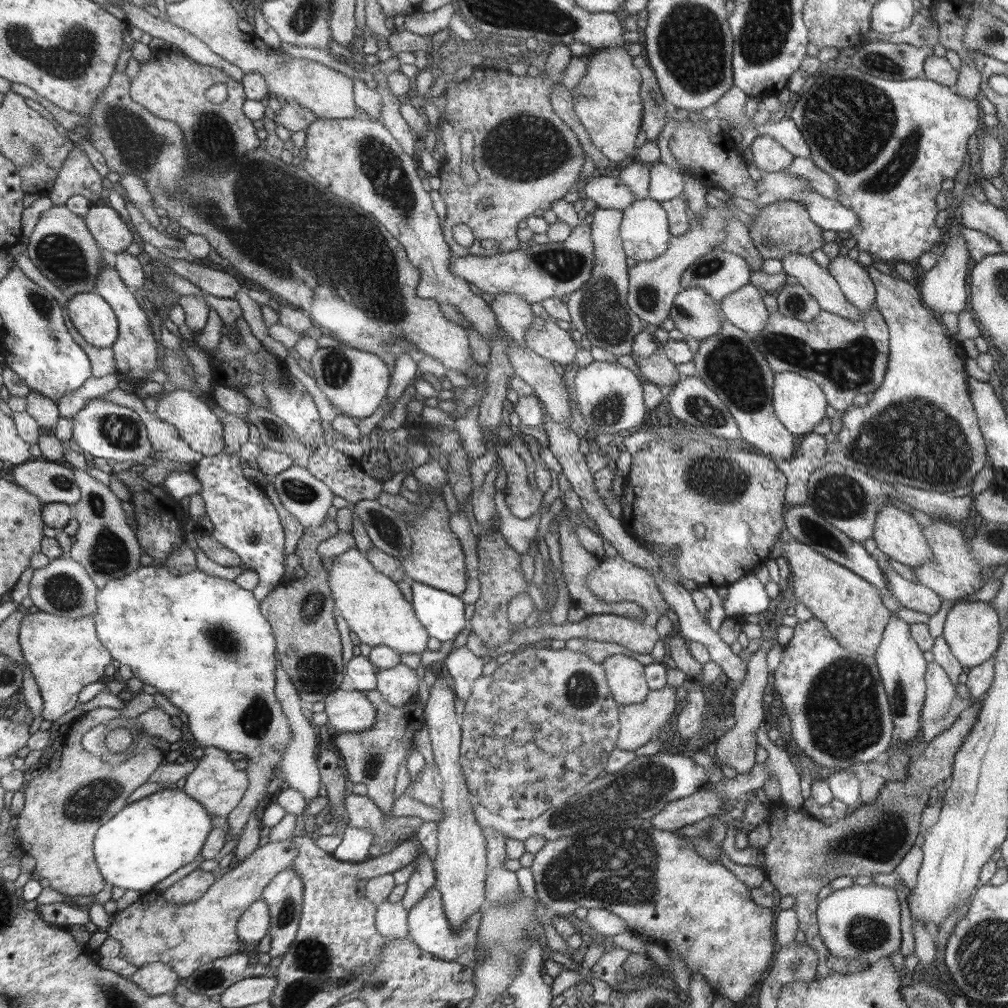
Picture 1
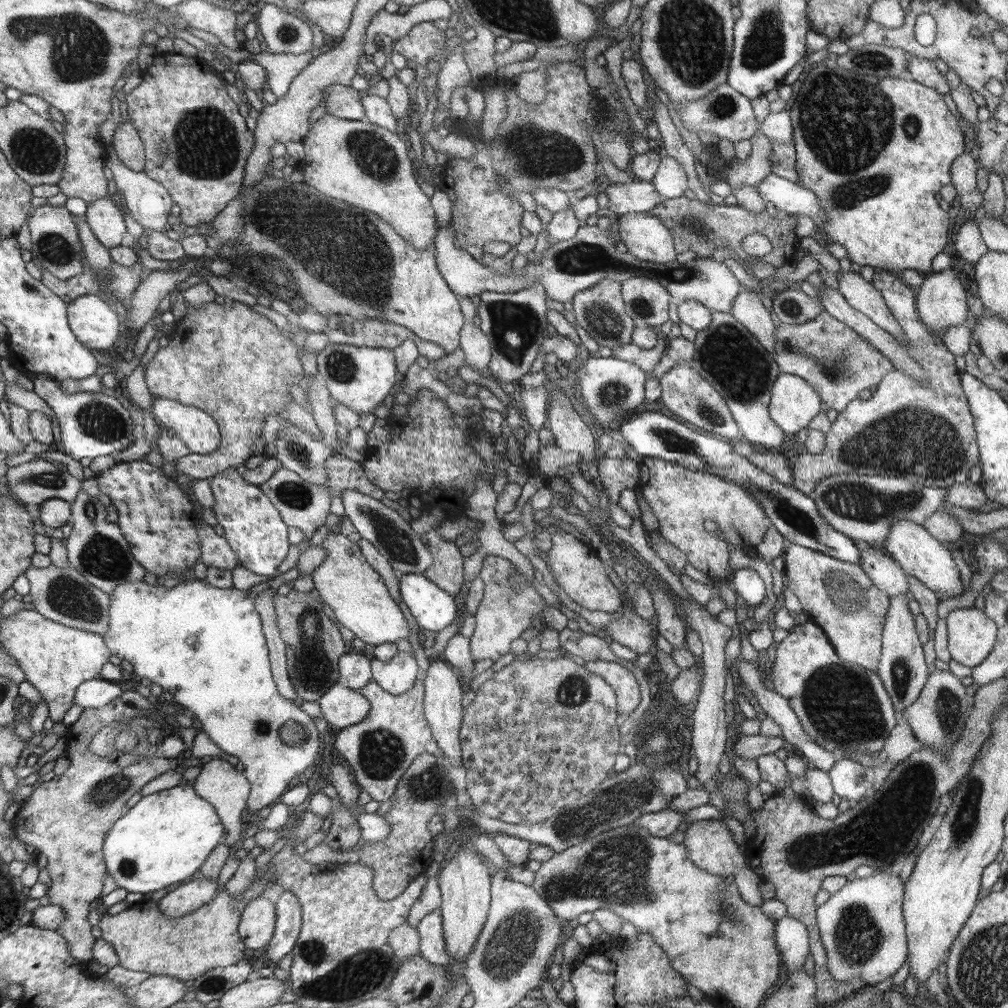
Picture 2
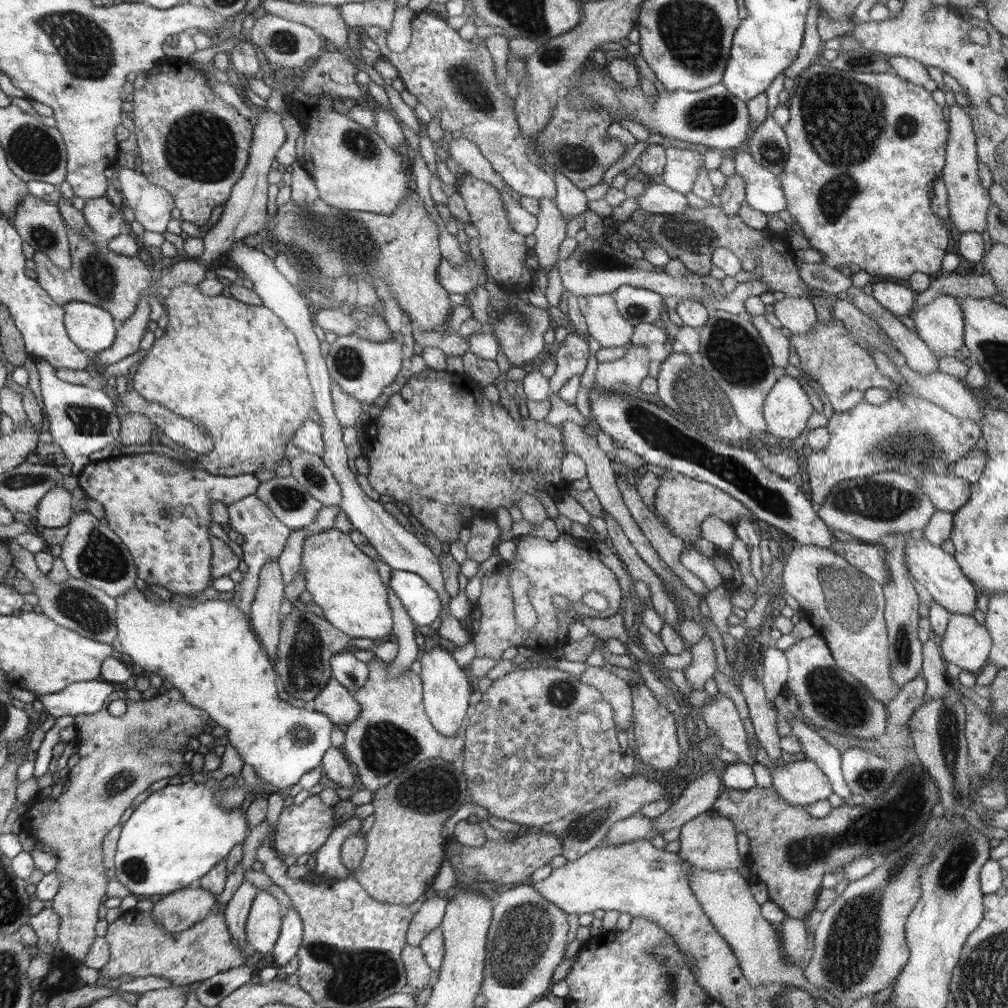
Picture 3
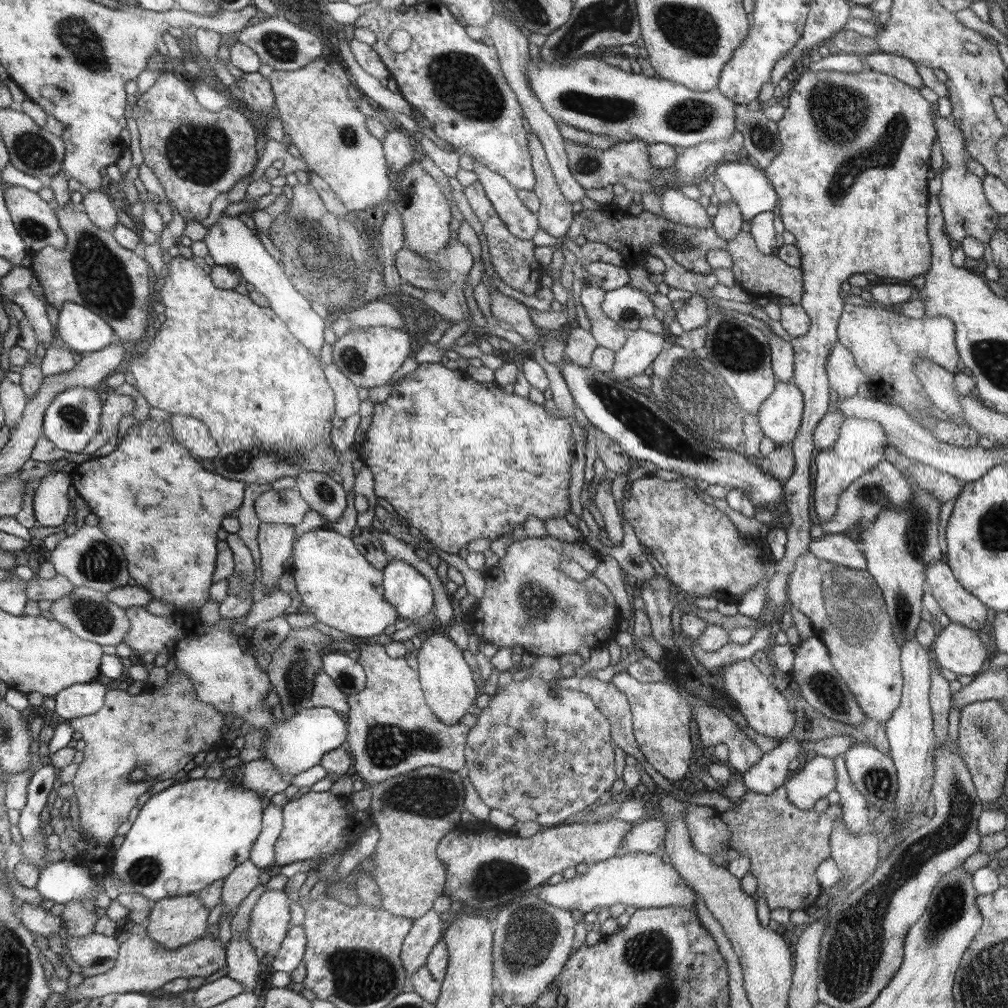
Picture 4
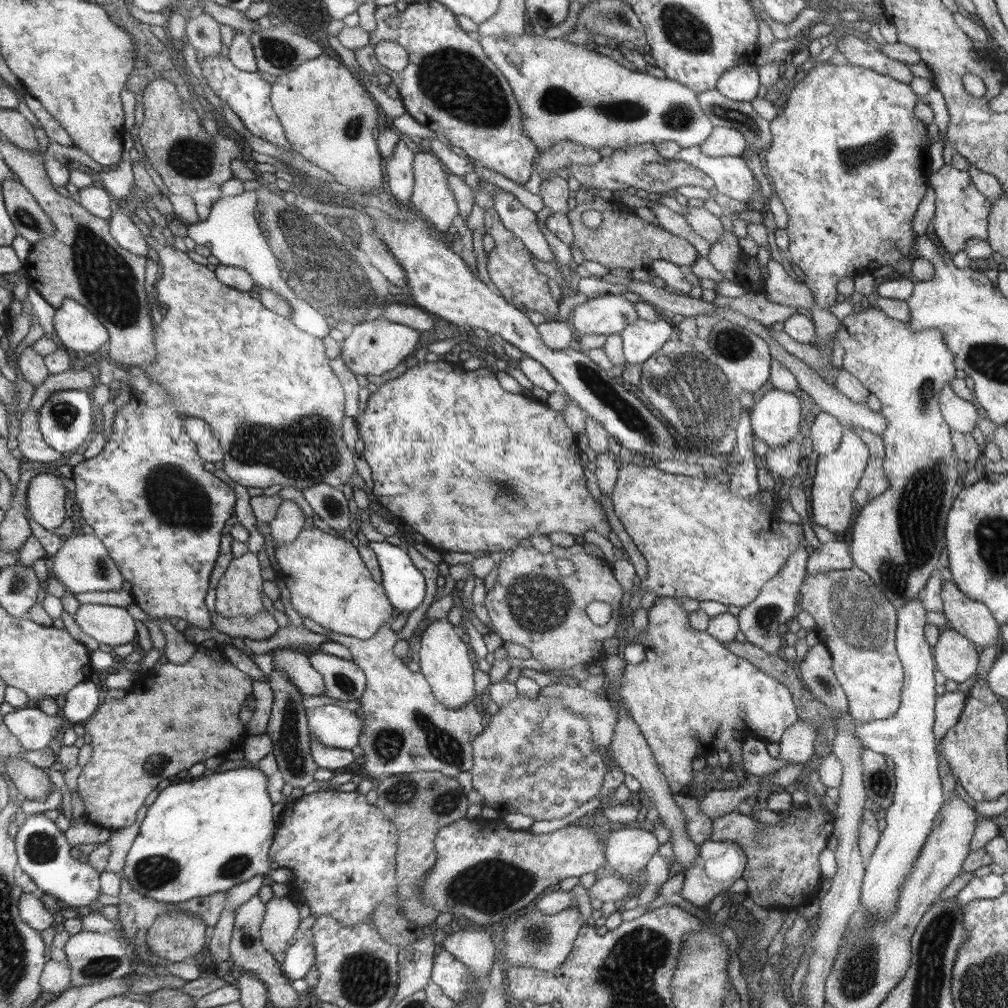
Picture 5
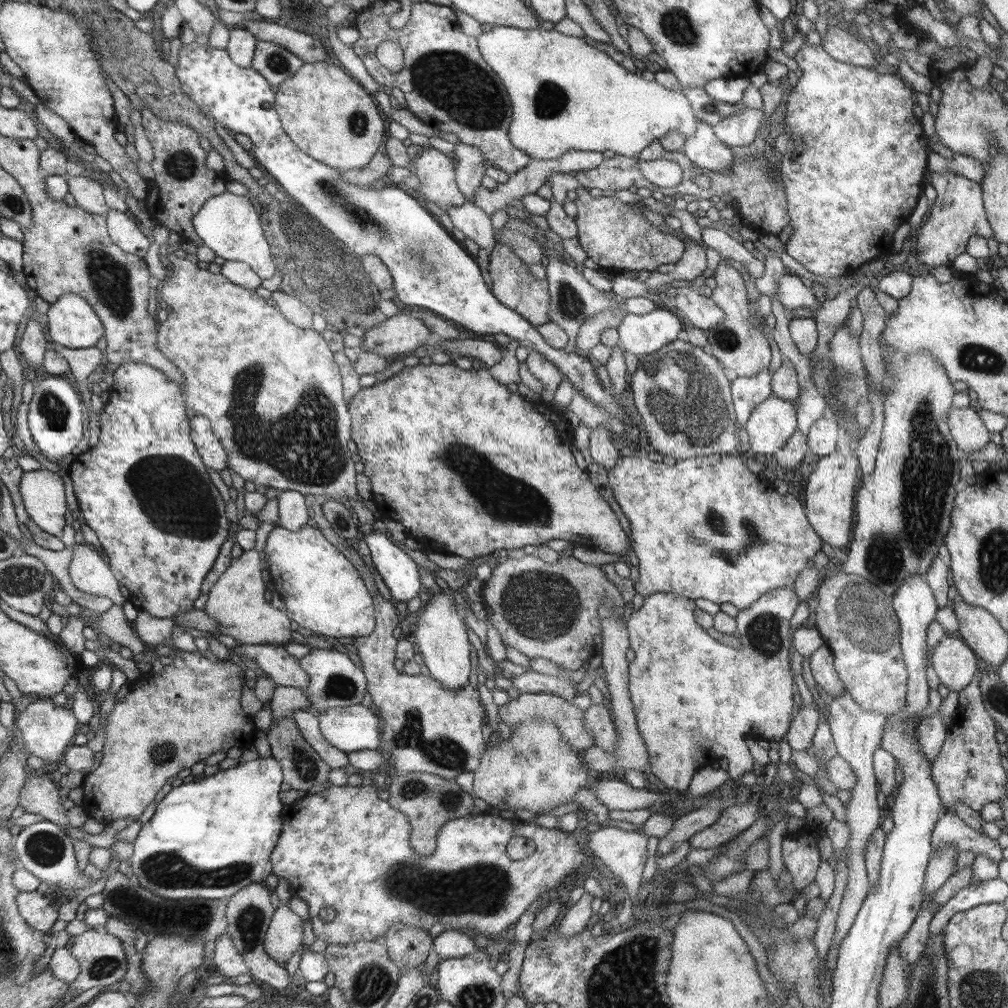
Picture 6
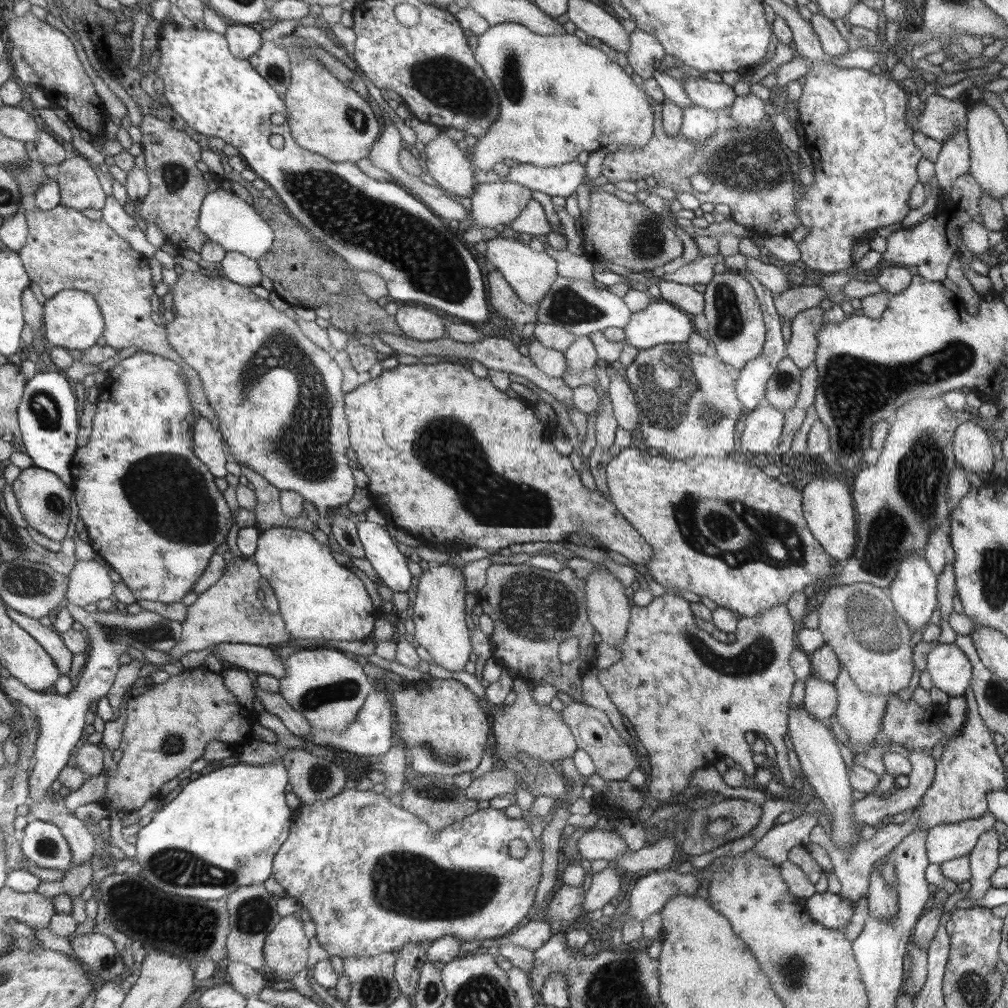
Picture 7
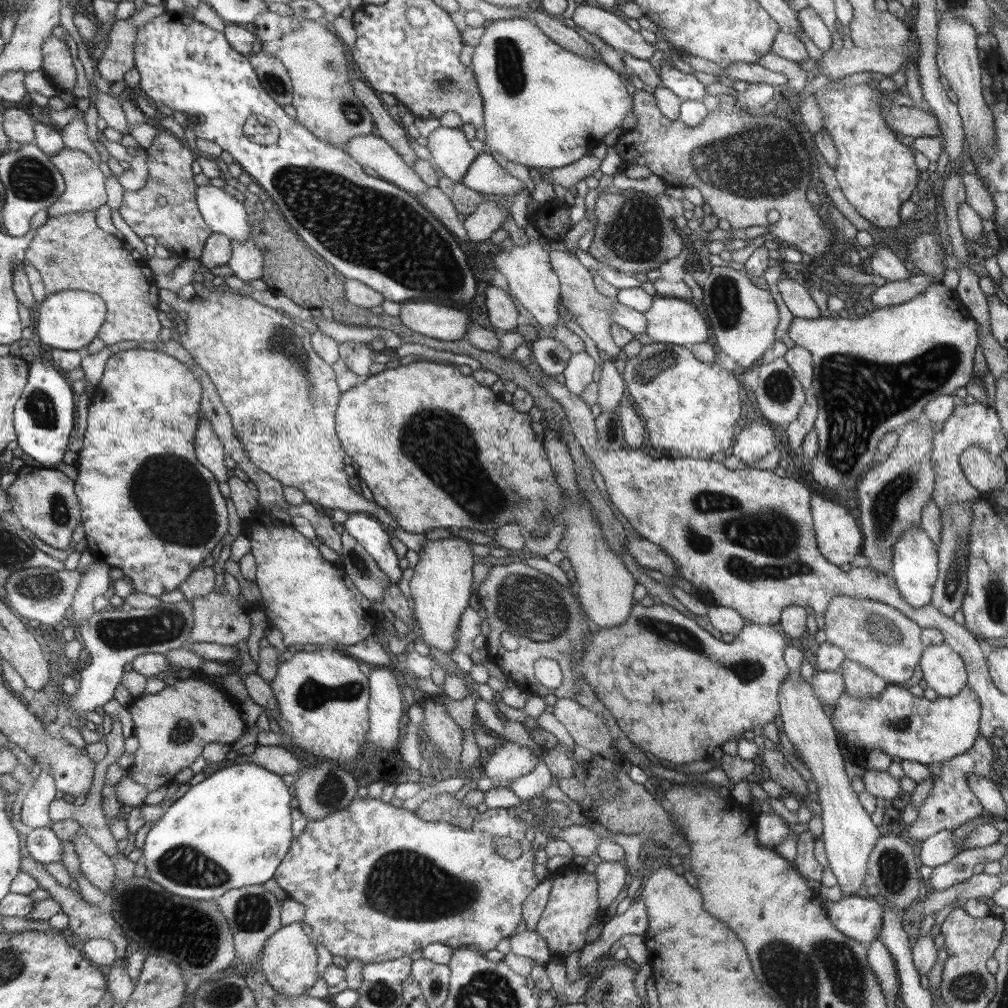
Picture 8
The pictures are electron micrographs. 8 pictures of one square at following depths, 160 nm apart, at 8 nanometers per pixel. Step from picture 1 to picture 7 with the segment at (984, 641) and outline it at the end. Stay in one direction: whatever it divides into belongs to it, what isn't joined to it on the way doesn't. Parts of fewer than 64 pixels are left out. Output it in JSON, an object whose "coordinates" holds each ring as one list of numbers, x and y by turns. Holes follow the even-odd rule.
{"coordinates":[[934,643,926,656,926,670,932,686,947,697,961,697,971,682,971,663,960,647]]}

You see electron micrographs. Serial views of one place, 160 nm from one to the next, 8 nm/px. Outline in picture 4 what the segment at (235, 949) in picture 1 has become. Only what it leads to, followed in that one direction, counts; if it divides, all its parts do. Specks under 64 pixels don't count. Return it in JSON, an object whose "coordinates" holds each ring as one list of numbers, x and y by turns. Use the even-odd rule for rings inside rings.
{"coordinates":[[149,920,143,924,134,923,134,926,127,931,126,926,124,931,118,931,115,935,120,940,120,953,115,968,107,974,84,979,80,985,71,987,66,992,66,998,75,1004,85,998,92,1000,108,994,159,990,177,978,211,976,228,964,228,950,219,941,215,930,210,931,197,942,177,950,169,950,149,936,148,926]]}

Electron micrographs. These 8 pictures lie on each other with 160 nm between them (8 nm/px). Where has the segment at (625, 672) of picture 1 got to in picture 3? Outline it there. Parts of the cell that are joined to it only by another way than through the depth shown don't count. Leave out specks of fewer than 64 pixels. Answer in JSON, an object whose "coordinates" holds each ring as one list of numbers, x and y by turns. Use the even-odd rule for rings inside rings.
{"coordinates":[[586,666,579,675,582,683,597,688,604,696,605,703,613,706,615,723,622,731,626,731,631,724,631,690,629,686,619,680,619,677,609,673,608,669,599,666]]}

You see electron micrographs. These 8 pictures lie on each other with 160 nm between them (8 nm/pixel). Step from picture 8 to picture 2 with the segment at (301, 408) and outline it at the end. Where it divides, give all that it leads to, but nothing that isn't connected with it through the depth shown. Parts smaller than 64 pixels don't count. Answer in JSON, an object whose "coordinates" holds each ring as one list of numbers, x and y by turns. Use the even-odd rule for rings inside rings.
{"coordinates":[[185,300,182,306,184,304,185,312,176,319,174,333,168,335,167,348,159,348,147,365,145,381,156,398,172,398,185,406,196,406,208,411,220,423,222,441,219,449,206,455,188,454,170,468,172,474,179,471,198,480,210,480,230,468,239,469,246,464,244,460,253,454,252,449,262,431,264,418,276,416,292,402,289,387,291,384,298,385,305,375,299,363,300,348,269,319,249,309,245,303,226,300,218,304,213,301,194,307]]}

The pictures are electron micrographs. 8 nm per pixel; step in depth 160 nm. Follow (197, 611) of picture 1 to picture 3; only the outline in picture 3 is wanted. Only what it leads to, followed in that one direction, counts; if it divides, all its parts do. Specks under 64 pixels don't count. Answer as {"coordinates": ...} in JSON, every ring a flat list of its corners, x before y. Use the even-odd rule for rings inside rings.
{"coordinates":[[134,587,129,592,117,597,117,626,119,630,119,635,113,643,113,648,119,653,128,654,133,660,133,666,140,670,145,670,146,672,157,672,162,680,167,680,175,688,179,688,181,694,184,695,184,698,188,704,191,706,199,707,201,710,211,715,212,720,217,720,220,726,227,730,227,738,229,741,229,746,235,749,241,756,244,764,248,764,250,767,253,767,255,774,260,778,260,784,255,784,256,789,252,787,254,791,261,792,265,787,273,787,274,792,286,792,288,788,293,786,299,778,303,777,308,770,313,770,313,768,319,767,319,762,321,758,324,758,323,754,329,749,329,734,333,730,331,726,331,721,329,720,328,715,321,712,314,712,309,708,291,708,289,704,285,704,285,700,277,700,273,698,271,704,269,704,269,692,271,690,271,682,275,682,275,674,273,674,273,669,269,660,263,656,263,652,259,650,259,644,255,640,256,634,251,632,251,626,247,628,248,616,241,612,240,608,235,607,231,601,225,600,206,600,202,604,197,604,193,607,179,606,177,602,169,600,166,594,162,594,161,603,157,606,153,602,149,602,147,598,136,588]]}

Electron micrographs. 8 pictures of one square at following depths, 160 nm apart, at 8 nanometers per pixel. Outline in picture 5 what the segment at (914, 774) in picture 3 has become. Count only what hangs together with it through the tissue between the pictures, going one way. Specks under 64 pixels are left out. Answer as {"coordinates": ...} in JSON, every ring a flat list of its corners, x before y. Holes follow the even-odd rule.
{"coordinates":[[807,806,790,808,789,812,778,812,783,821,774,825,756,823,736,810,711,821,708,840,712,842,735,842,746,854,746,865,742,878,747,886,747,902,762,908,781,906,799,908,815,899,819,882,818,854,832,834,832,815,827,809,813,811],[769,880,776,880,777,887,770,889]]}

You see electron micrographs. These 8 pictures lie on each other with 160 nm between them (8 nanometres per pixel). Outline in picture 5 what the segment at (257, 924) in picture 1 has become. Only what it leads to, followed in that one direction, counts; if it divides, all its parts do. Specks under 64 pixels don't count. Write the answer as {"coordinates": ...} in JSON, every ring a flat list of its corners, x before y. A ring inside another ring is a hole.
{"coordinates":[[273,897,265,903,260,926,260,943,271,954,281,954,289,948,289,940,294,940,299,924,297,906,283,897]]}

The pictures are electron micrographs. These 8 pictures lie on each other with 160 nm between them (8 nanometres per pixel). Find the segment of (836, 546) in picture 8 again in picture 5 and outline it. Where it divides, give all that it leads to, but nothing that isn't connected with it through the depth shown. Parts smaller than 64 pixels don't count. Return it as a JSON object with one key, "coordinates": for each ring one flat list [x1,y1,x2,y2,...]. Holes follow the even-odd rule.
{"coordinates":[[849,427,842,432,837,450,827,455,818,455,815,475,811,482,811,490,809,490,813,524,817,524,821,528,827,528,829,532,840,537,840,532,847,528,847,524,851,520,851,494,857,488,857,483,863,474,869,455,870,451,864,445,863,439]]}

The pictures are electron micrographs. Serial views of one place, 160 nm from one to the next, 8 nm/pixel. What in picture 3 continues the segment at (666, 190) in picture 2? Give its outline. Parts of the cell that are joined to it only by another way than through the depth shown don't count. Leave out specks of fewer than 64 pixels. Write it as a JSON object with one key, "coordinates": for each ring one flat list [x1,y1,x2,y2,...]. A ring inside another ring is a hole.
{"coordinates":[[670,146,664,152,665,167,657,180,675,192,687,194,692,189,698,170,704,166,703,155]]}

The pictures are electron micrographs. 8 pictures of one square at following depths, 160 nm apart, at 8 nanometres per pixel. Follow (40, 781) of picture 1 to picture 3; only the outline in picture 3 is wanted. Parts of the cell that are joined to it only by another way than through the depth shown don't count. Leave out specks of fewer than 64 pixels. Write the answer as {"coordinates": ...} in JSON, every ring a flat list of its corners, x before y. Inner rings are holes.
{"coordinates":[[177,688,167,691,163,695,151,700,128,700,125,692,113,692,110,700,124,700,127,704,126,712,120,716,109,714,109,708,104,708,95,714,80,714,75,717,74,724,78,728,77,744,79,746,79,762,68,776,68,789,61,793,56,800,38,798,30,809,20,818,24,820,25,831,42,845,51,848,51,854,58,858,55,871,60,872,62,885,56,897,52,900,54,911,61,917,60,948,73,957,75,964,83,964,88,956,97,936,100,923,99,910,108,895,107,868,103,858,103,840,107,832,111,832,117,824,121,825,121,816,133,806,137,796,145,794,151,784,163,778,177,777,181,770,187,768,185,754,191,738,205,732,212,718,211,715,199,707,188,704],[137,738,137,740,135,740],[152,740,154,747,144,747,145,742]]}

